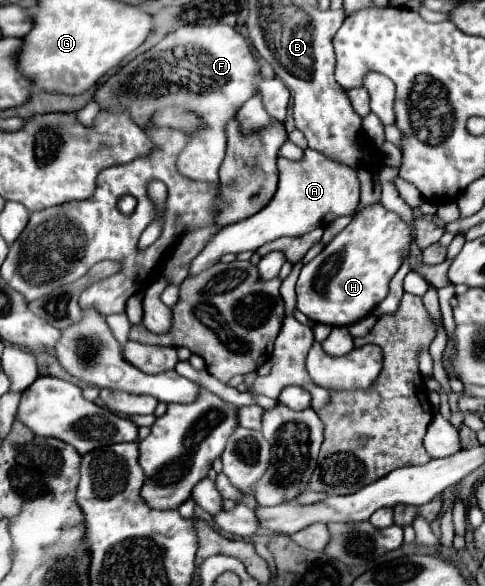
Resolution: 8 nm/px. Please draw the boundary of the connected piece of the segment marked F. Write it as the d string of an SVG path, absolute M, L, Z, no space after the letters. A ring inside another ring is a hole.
M189 24L189 26L183 26L183 28L167 34L157 46L153 46L145 54L139 54L137 58L133 58L127 66L119 68L119 72L115 76L111 76L111 80L107 80L97 90L95 100L101 104L103 110L115 110L115 112L129 110L133 120L141 128L145 128L149 124L149 118L157 108L163 108L167 104L183 104L183 108L193 108L199 116L203 116L207 128L205 128L205 132L195 134L189 140L189 144L177 158L177 168L185 178L215 182L221 160L225 156L225 144L227 144L225 130L223 130L225 122L241 108L243 102L247 102L253 94L259 92L257 76L259 76L257 60L253 58L245 38L241 34L237 34L231 26L225 26L225 24L191 26Z

